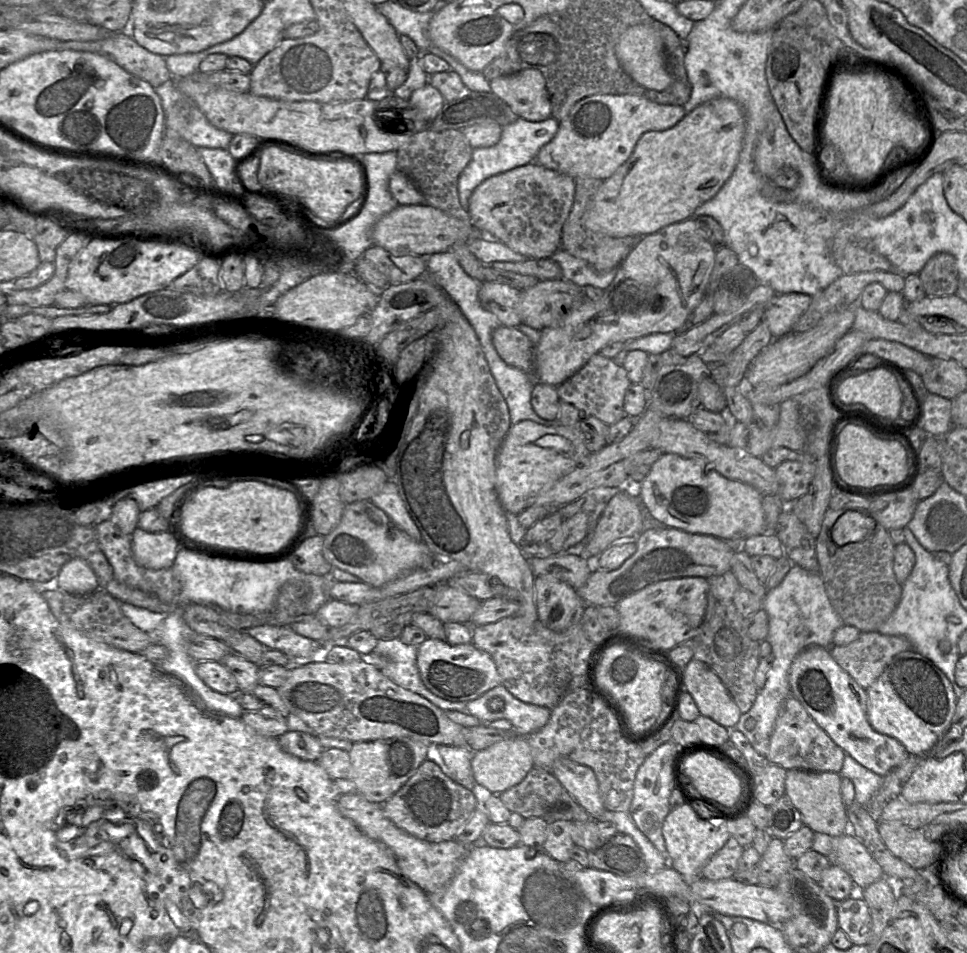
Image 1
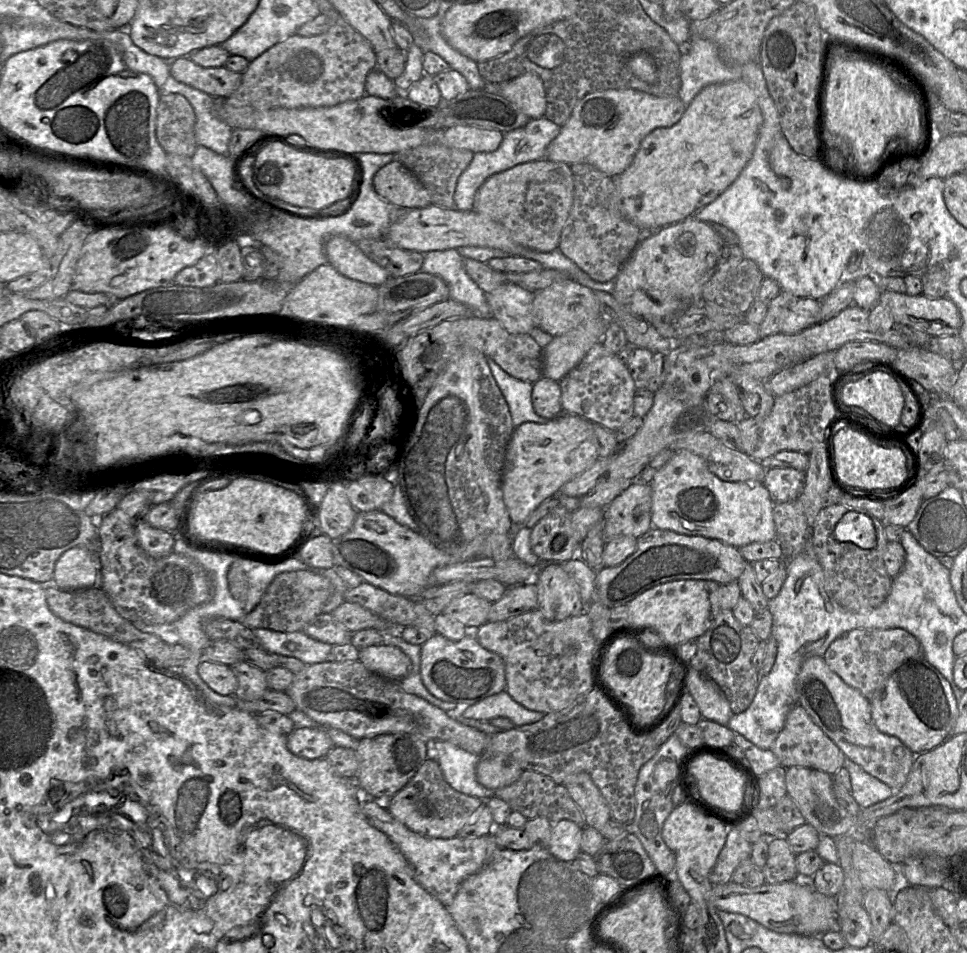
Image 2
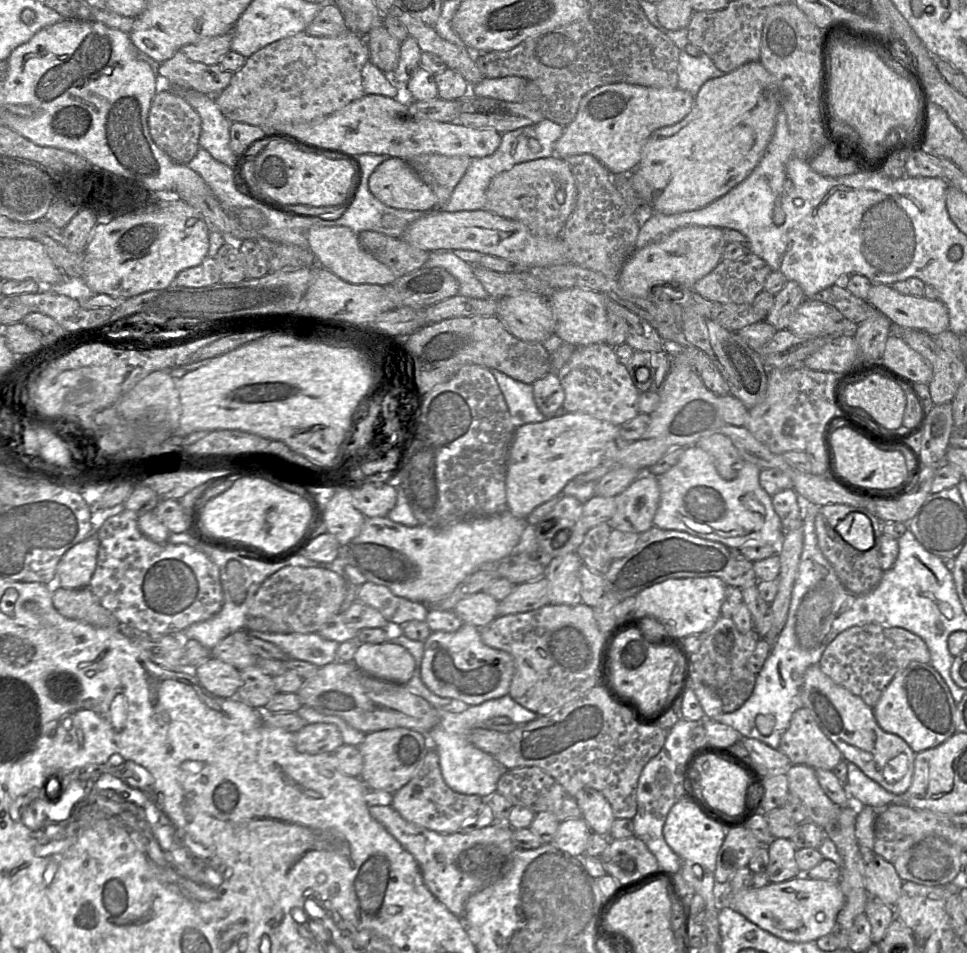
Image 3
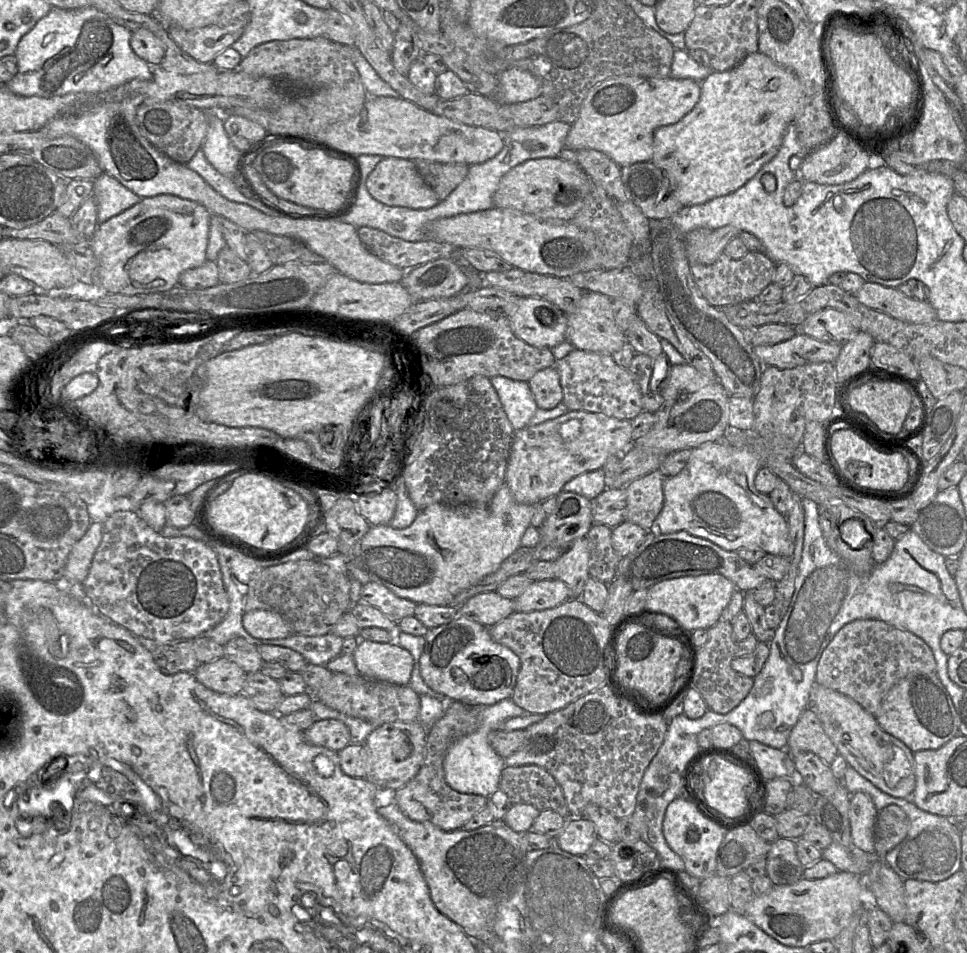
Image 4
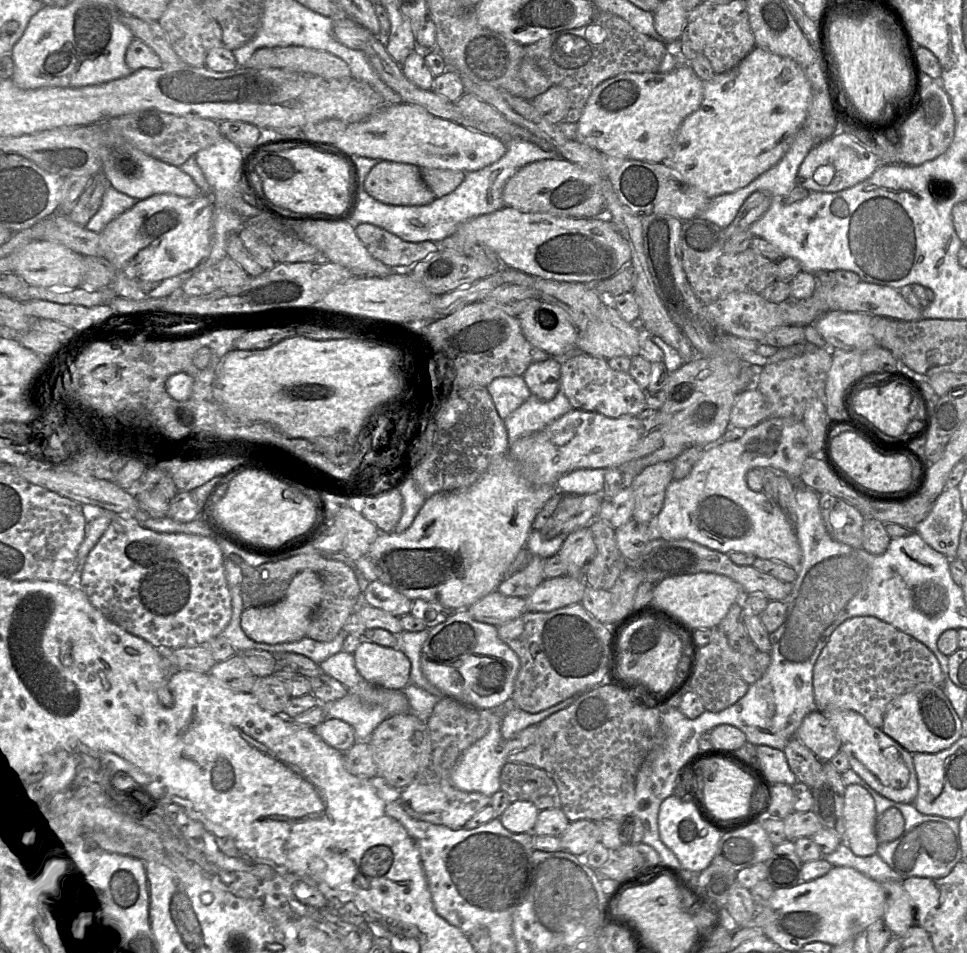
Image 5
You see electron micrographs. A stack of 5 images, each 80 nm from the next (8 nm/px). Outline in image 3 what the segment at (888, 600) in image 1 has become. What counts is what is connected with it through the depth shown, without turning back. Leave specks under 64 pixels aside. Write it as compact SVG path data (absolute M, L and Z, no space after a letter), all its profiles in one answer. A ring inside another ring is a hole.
M828 504L816 508L815 531L822 554L831 564L841 583L848 591L856 595L863 595L873 591L879 585L884 573L879 563L880 537L884 533L883 522L880 519L863 507ZM852 512L864 513L872 522L876 543L870 550L860 551L854 548L843 540L836 531L838 523Z

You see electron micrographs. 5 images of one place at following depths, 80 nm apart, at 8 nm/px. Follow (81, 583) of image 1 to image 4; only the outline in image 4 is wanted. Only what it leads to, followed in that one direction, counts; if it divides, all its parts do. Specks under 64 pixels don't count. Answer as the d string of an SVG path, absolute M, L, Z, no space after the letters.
M91 523L84 536L73 546L65 567L68 583L83 583L103 535L103 523Z

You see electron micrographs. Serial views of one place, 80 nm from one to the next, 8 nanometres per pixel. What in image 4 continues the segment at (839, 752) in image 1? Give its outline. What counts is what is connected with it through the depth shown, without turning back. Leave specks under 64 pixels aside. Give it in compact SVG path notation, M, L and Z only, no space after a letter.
M809 707L802 713L788 738L789 753L812 752L830 765L838 750L824 732L816 714Z

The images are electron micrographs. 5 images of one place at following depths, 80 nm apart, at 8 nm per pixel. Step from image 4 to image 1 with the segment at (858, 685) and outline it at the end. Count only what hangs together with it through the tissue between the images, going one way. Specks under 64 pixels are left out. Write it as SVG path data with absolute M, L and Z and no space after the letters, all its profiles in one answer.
M873 631L861 632L850 644L832 645L829 650L838 665L866 690L895 655L913 650L913 647L904 636Z

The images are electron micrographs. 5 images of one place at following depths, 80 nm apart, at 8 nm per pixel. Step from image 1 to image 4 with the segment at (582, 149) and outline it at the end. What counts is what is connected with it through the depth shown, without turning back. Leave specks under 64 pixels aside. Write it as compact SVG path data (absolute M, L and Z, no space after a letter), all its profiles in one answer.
M621 76L606 79L595 85L585 97L580 115L565 140L565 148L575 151L593 149L610 157L620 167L639 162L649 162L653 156L654 132L662 127L679 122L697 104L700 98L701 82L692 79L646 78Z

